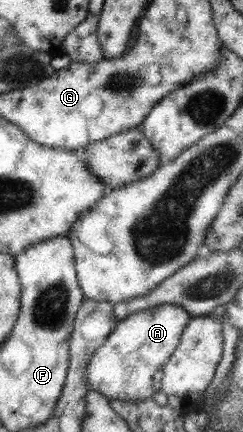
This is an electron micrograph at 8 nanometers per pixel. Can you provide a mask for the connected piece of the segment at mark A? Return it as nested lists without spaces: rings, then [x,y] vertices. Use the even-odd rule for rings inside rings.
[[[164,304],[118,321],[106,342],[88,359],[85,370],[88,390],[97,390],[109,400],[121,399],[132,403],[151,398],[161,390],[162,368],[178,347],[191,317],[180,306]]]

